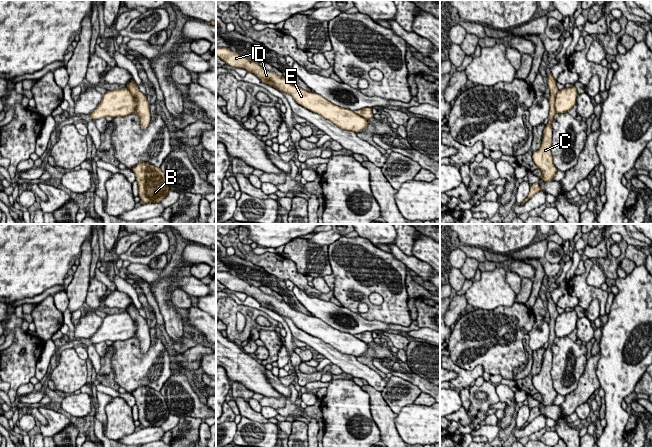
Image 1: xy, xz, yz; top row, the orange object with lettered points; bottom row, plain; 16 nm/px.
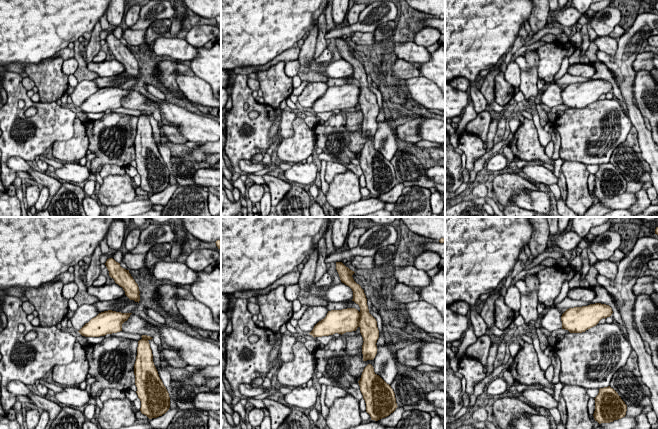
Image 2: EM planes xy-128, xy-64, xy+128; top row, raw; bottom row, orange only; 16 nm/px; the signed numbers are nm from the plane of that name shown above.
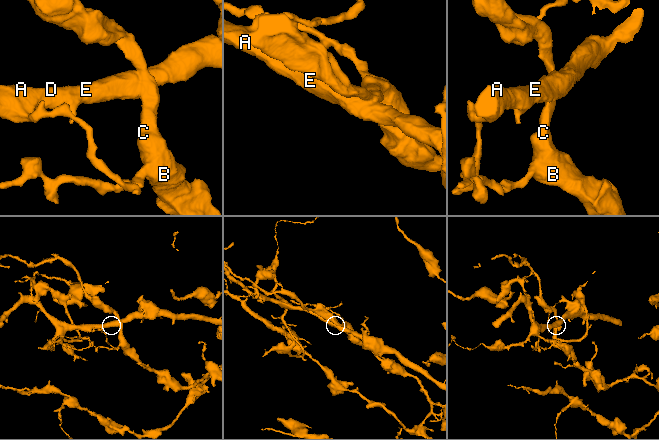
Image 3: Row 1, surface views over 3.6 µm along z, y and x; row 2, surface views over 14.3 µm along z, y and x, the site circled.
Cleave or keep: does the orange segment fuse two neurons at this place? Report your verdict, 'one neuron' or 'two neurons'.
two neurons

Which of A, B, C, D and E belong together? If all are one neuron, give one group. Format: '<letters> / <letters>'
A D E / B C

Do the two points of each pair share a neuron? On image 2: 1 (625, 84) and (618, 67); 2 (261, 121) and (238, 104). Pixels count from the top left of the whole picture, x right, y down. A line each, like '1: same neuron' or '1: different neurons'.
1: same neuron
2: same neuron

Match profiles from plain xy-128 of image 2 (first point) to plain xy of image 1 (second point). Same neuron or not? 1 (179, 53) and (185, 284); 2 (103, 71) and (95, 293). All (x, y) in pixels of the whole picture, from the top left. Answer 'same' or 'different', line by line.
1: same
2: different

